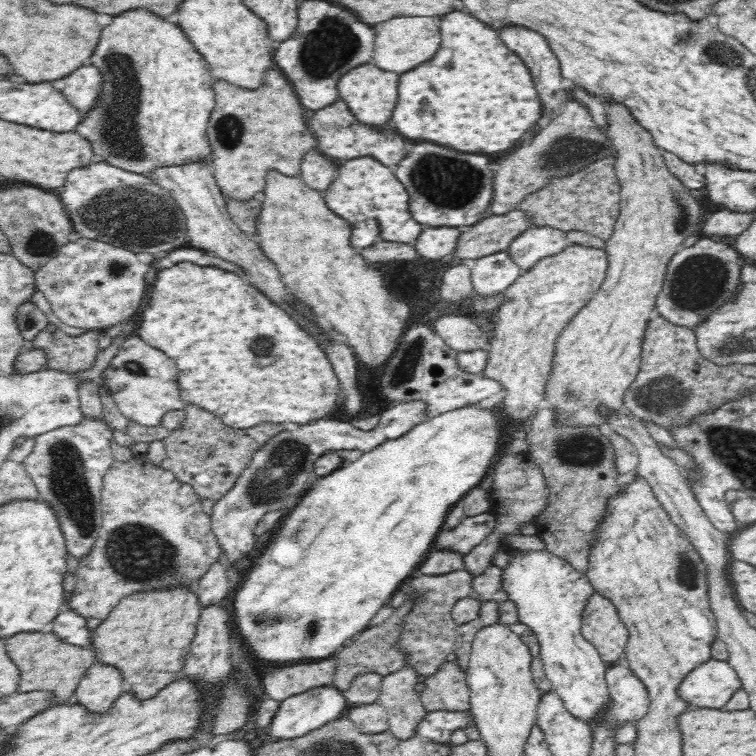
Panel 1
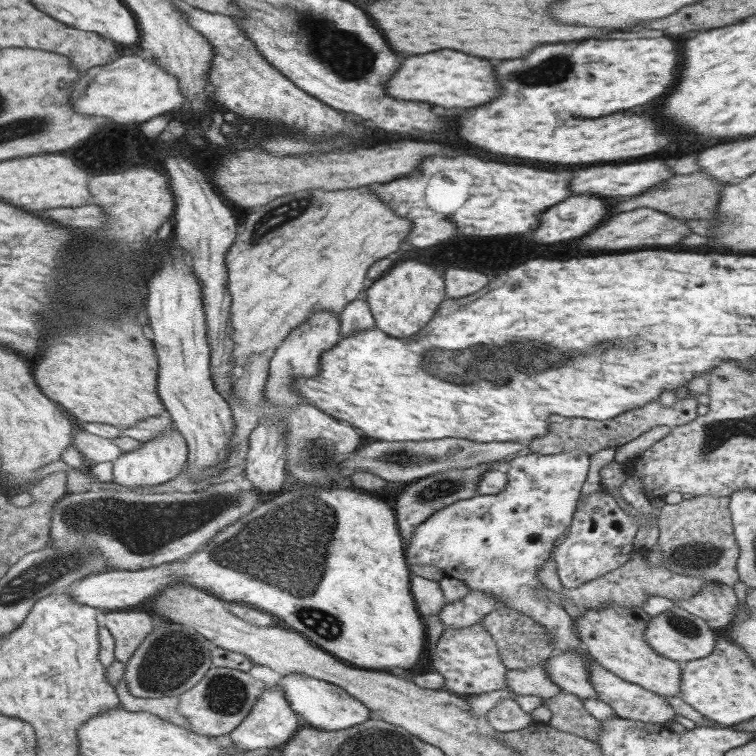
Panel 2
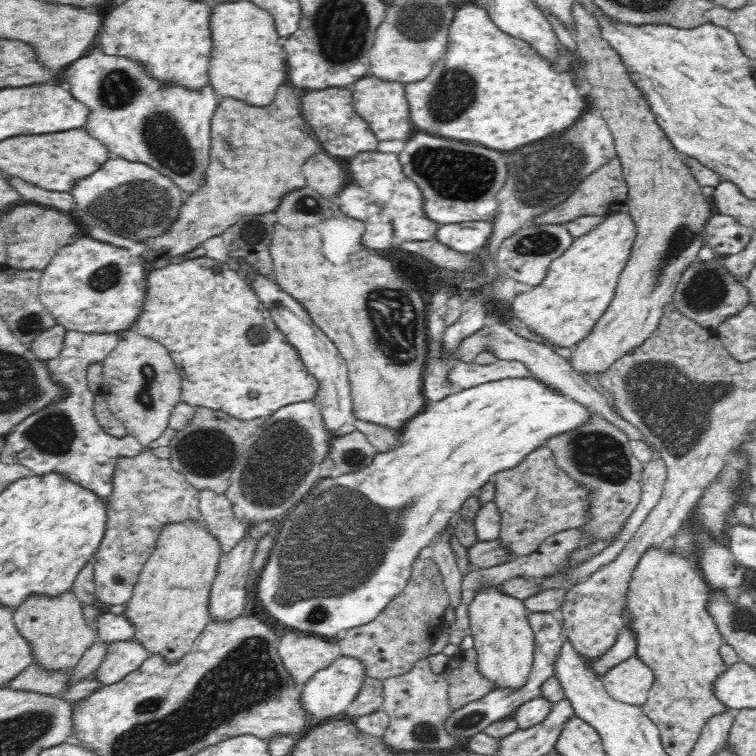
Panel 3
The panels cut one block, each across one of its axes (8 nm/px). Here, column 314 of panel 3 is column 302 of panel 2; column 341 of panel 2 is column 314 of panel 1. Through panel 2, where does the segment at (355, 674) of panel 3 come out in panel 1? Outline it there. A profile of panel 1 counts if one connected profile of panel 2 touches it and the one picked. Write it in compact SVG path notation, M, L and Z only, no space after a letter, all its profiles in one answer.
M324 684L324 686L318 686L318 688L310 688L310 690L302 692L302 694L296 694L296 696L286 698L280 704L280 710L276 712L268 734L272 738L278 738L278 740L284 740L284 738L292 740L292 738L308 736L310 732L316 732L316 730L324 728L326 724L332 724L332 722L340 720L342 716L346 716L348 710L350 710L348 698L334 684Z

